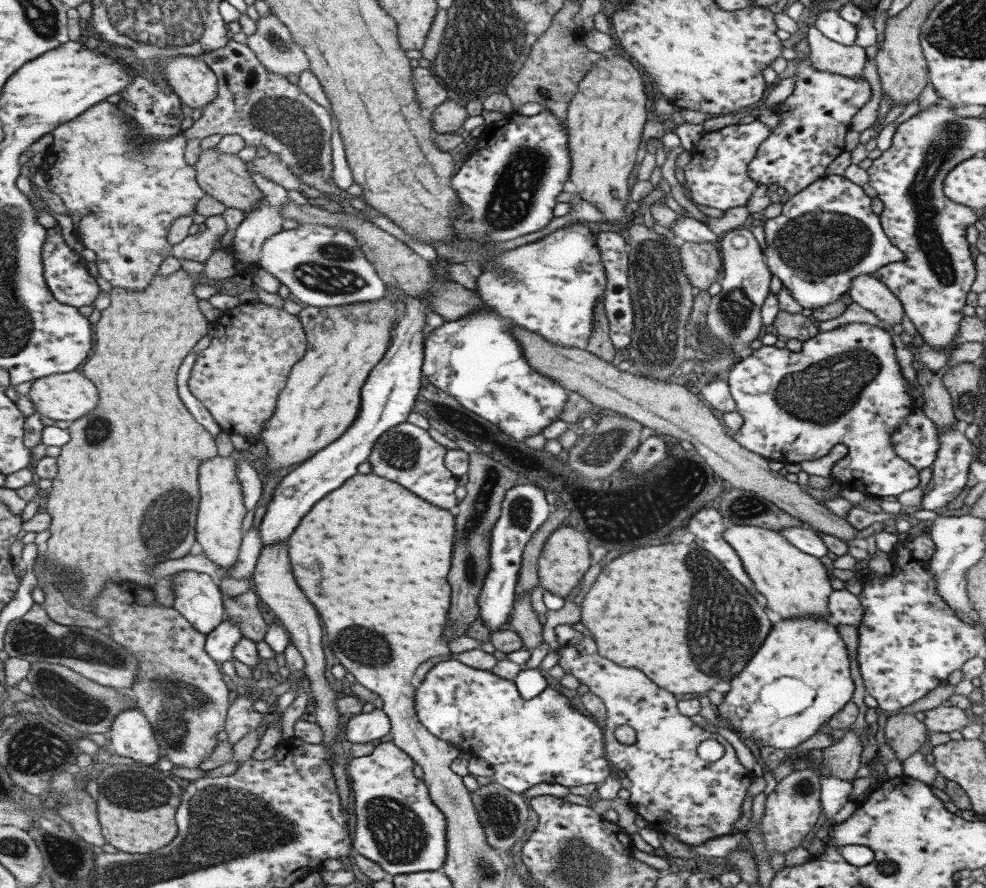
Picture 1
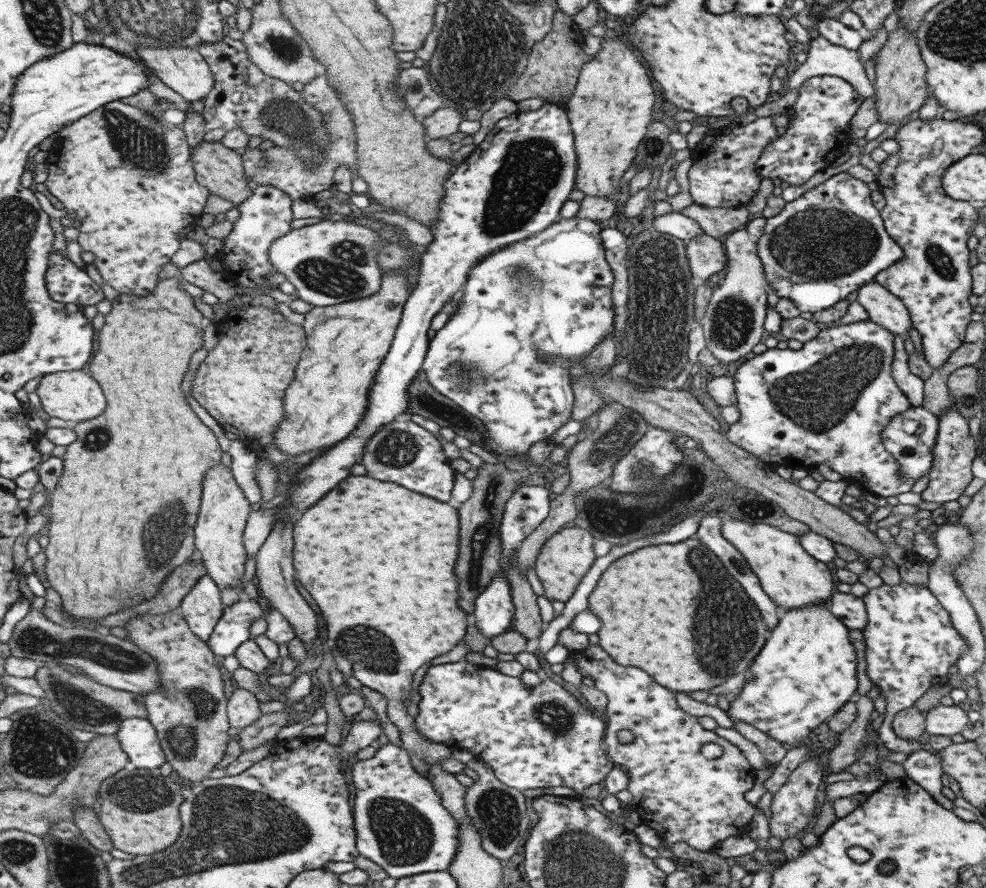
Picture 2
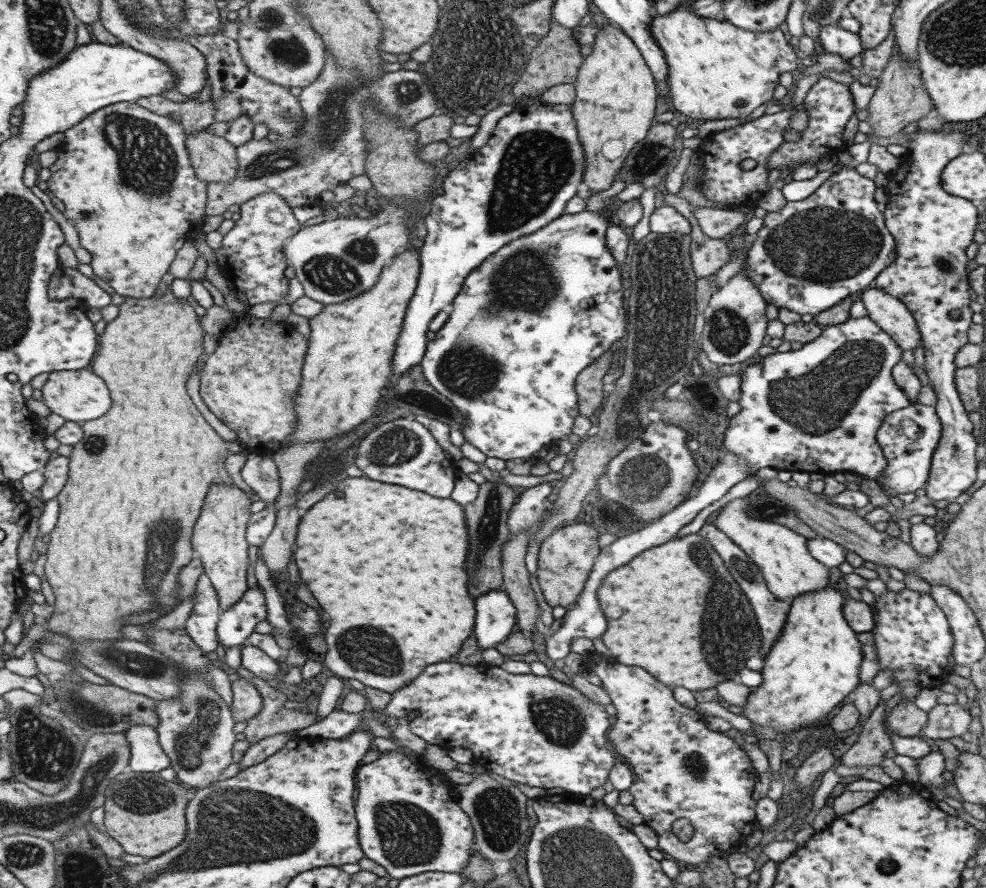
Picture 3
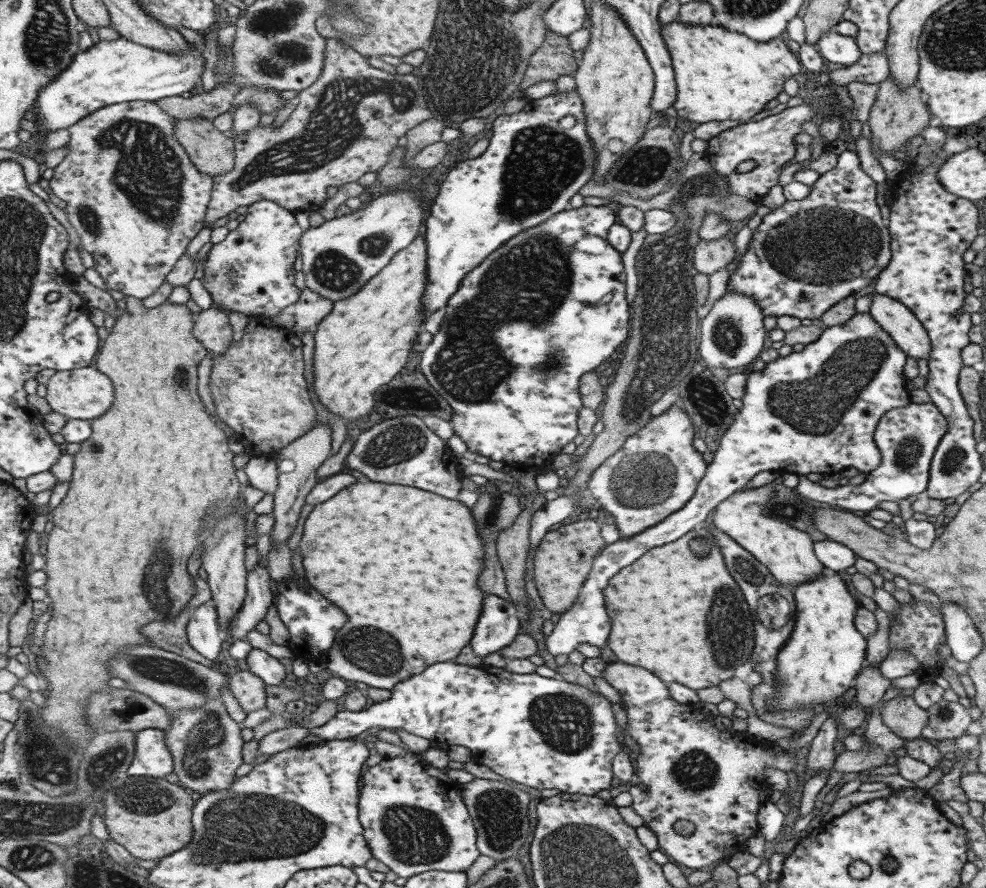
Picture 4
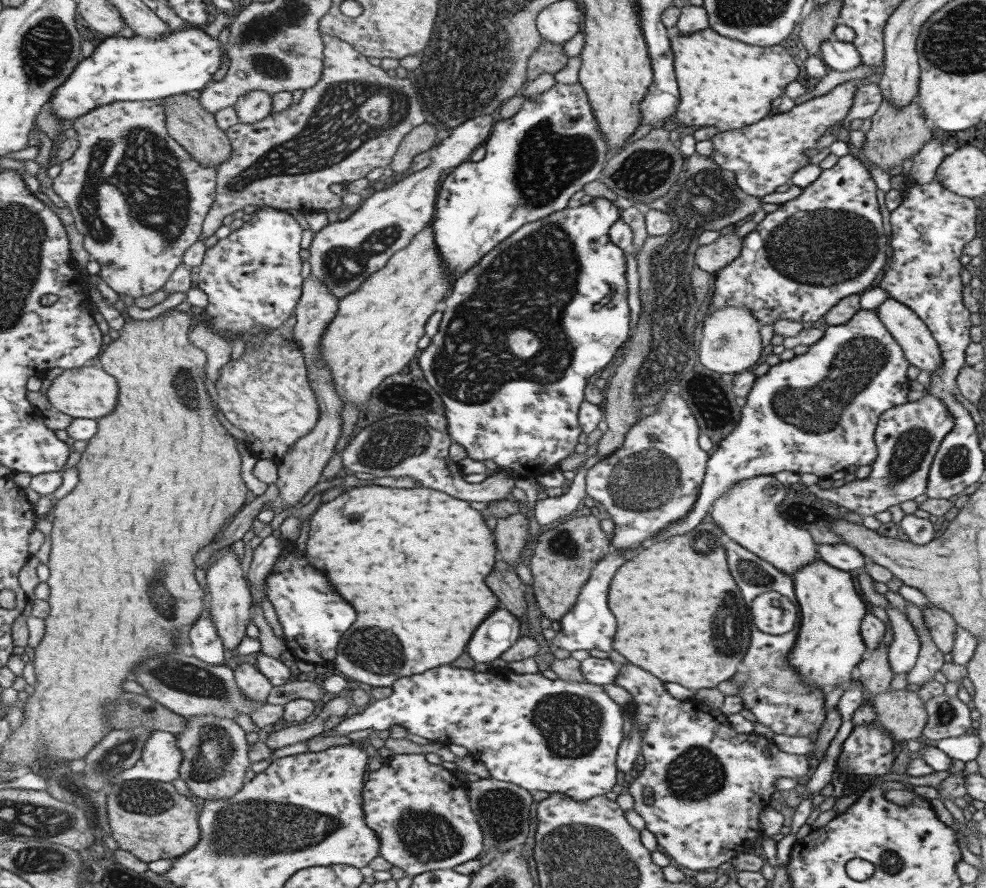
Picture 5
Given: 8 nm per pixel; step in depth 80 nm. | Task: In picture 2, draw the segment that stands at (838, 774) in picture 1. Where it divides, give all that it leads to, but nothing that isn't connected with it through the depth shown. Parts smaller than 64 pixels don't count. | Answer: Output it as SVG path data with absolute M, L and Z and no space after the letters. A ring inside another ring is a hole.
M867 694L858 698L854 721L839 733L835 748L824 752L825 760L827 760L826 773L842 772L844 768L857 761L857 751L865 735L864 729L866 724L870 723L870 712L874 710L872 701L873 699Z

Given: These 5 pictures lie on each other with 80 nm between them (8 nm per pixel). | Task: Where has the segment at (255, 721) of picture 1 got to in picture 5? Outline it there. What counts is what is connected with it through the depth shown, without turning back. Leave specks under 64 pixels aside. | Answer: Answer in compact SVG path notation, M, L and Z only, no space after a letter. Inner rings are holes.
M241 659L237 664L234 676L239 689L243 690L243 694L246 694L247 701L257 701L261 705L266 704L266 698L272 685L263 674L255 669L255 666Z

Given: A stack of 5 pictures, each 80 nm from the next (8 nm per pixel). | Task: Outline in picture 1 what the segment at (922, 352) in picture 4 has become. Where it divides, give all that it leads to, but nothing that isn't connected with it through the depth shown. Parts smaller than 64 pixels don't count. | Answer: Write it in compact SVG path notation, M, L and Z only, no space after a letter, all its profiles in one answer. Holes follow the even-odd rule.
M855 276L846 293L853 303L872 312L879 320L890 326L901 322L904 315L901 303L873 276Z

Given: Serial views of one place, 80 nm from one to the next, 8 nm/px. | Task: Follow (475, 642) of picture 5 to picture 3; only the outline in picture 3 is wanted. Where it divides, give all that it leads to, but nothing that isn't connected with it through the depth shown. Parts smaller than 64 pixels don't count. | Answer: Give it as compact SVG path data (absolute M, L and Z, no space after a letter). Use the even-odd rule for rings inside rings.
M502 588L489 590L475 600L472 634L479 650L495 648L513 634L515 607Z

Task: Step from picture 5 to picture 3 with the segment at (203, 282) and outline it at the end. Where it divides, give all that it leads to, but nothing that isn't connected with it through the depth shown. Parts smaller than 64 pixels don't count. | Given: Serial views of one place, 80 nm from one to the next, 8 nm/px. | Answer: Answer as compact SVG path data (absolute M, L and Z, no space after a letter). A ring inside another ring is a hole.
M273 191L255 195L239 205L239 218L222 236L221 246L213 250L217 268L235 298L248 307L260 302L283 304L288 280L283 275L287 264L282 258L282 244L300 229L292 209Z

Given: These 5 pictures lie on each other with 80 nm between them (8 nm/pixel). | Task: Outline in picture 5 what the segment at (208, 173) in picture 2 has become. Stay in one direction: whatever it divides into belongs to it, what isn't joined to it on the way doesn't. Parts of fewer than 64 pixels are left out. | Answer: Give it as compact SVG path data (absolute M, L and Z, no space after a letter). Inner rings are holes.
M183 93L182 95L161 99L160 102L166 108L168 114L170 136L179 142L187 153L202 162L203 166L218 168L222 163L226 163L231 152L233 152L233 146L230 145L226 132L218 127L217 122L213 122L211 112L207 112L199 103L199 100L195 102L195 98Z

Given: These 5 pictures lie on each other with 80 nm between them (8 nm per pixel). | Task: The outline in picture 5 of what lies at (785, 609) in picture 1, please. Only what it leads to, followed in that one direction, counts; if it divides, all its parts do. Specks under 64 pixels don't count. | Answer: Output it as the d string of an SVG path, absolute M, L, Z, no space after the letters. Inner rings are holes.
M760 474L740 480L713 501L707 519L716 524L727 538L792 579L794 572L816 559L817 551L812 536L806 530L779 517L777 506L785 498L784 487L773 475Z

